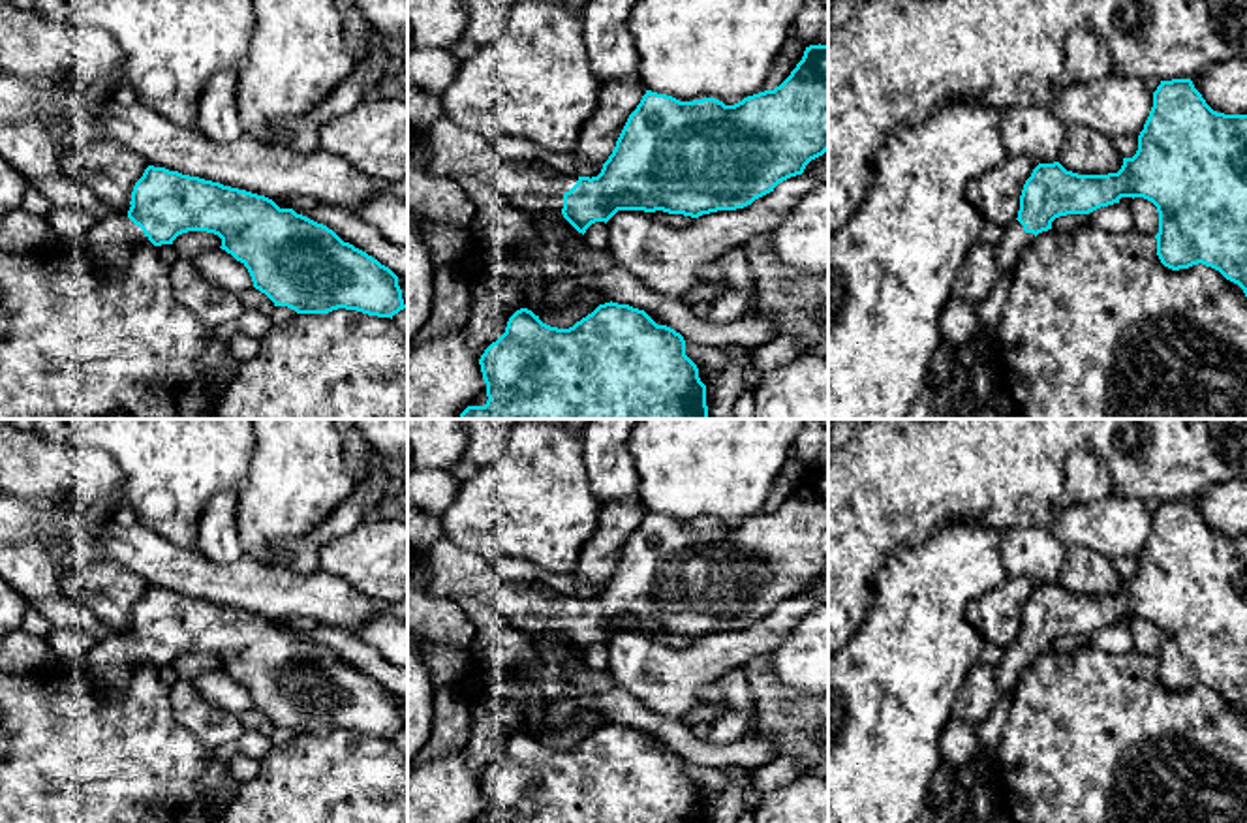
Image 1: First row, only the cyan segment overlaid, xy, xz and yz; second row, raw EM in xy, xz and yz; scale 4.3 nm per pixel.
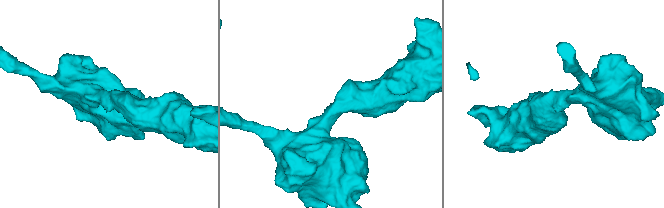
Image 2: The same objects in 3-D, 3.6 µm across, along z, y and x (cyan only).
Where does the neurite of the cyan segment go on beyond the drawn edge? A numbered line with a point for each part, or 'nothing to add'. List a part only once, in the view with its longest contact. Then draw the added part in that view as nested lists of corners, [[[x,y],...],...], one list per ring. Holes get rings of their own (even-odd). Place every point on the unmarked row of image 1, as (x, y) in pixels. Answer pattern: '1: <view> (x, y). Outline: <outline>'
1: xz (539, 609). Outline: [[[501,581],[475,599],[509,618],[522,633],[562,633],[563,614],[569,613],[578,598],[556,594],[541,584],[528,588],[522,581]]]

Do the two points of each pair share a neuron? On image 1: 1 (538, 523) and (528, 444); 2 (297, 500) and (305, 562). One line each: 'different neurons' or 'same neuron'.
1: same neuron
2: different neurons

